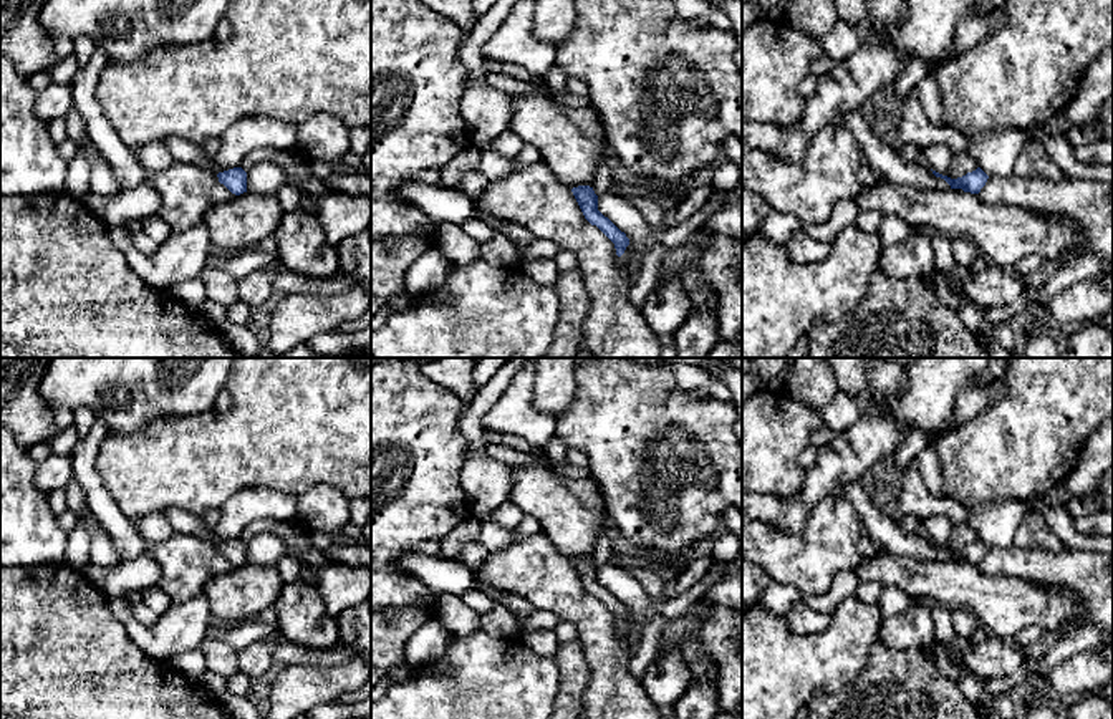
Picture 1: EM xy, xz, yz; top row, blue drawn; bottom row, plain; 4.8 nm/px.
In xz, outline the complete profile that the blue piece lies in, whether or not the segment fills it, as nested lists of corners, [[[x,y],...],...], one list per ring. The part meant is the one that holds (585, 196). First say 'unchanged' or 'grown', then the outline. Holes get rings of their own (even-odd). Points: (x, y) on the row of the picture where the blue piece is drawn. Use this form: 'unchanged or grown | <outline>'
unchanged | [[[578,186],[571,189],[585,219],[596,225],[616,249],[616,255],[621,257],[629,245],[629,239],[621,232],[608,217],[598,210],[598,195],[590,186]]]

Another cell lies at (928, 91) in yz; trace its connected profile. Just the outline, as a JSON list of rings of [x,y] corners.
[[[929,70],[929,73],[919,81],[918,84],[918,96],[921,101],[921,106],[929,119],[931,124],[937,128],[946,128],[946,119],[944,119],[944,108],[941,104],[939,98],[939,88],[937,83]]]

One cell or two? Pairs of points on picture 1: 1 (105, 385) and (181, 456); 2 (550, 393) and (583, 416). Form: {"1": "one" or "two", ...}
{"1": "two", "2": "two"}

